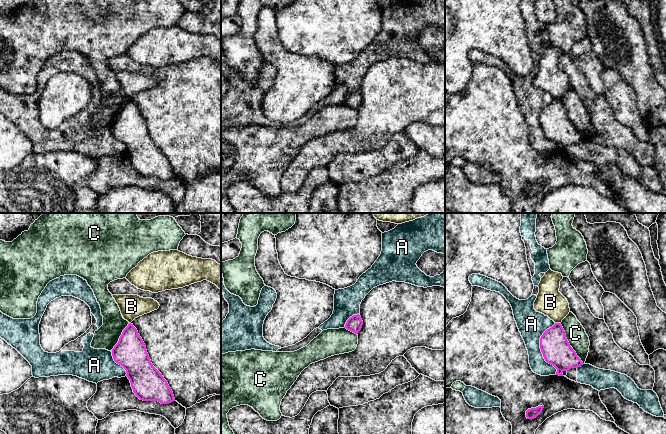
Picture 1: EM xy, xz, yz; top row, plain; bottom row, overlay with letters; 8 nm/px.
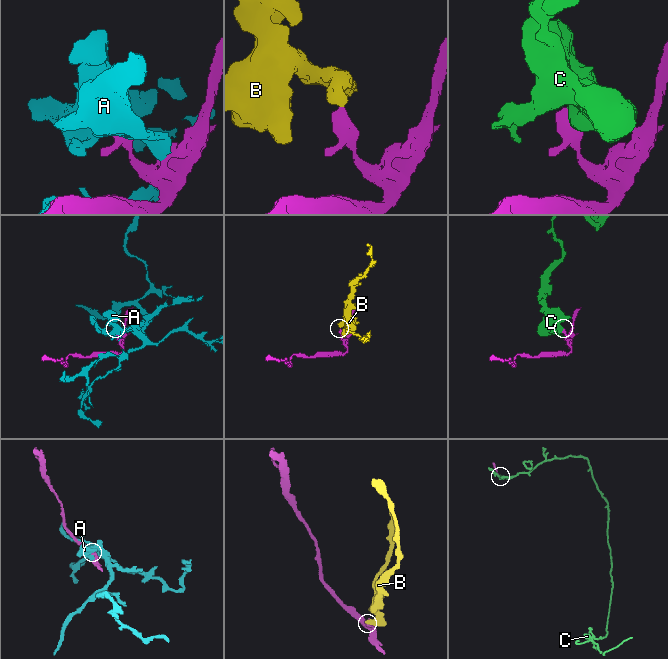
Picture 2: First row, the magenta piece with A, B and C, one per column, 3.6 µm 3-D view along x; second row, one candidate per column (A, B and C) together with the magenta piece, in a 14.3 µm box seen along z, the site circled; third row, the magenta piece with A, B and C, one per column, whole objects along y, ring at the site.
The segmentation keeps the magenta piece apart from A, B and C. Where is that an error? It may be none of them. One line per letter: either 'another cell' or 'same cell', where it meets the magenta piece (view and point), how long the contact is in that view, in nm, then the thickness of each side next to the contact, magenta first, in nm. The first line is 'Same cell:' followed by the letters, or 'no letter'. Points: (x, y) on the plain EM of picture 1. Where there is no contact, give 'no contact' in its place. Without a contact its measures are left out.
Same cell: no letter
A: another cell; contact yz (540, 124); length 420 nm; calibres 240 and 220 nm
B: another cell; contact yz (558, 99); length 50 nm; calibres 240 and 220 nm
C: another cell; contact yz (568, 119); length 380 nm; calibres 240 and 160 nm

